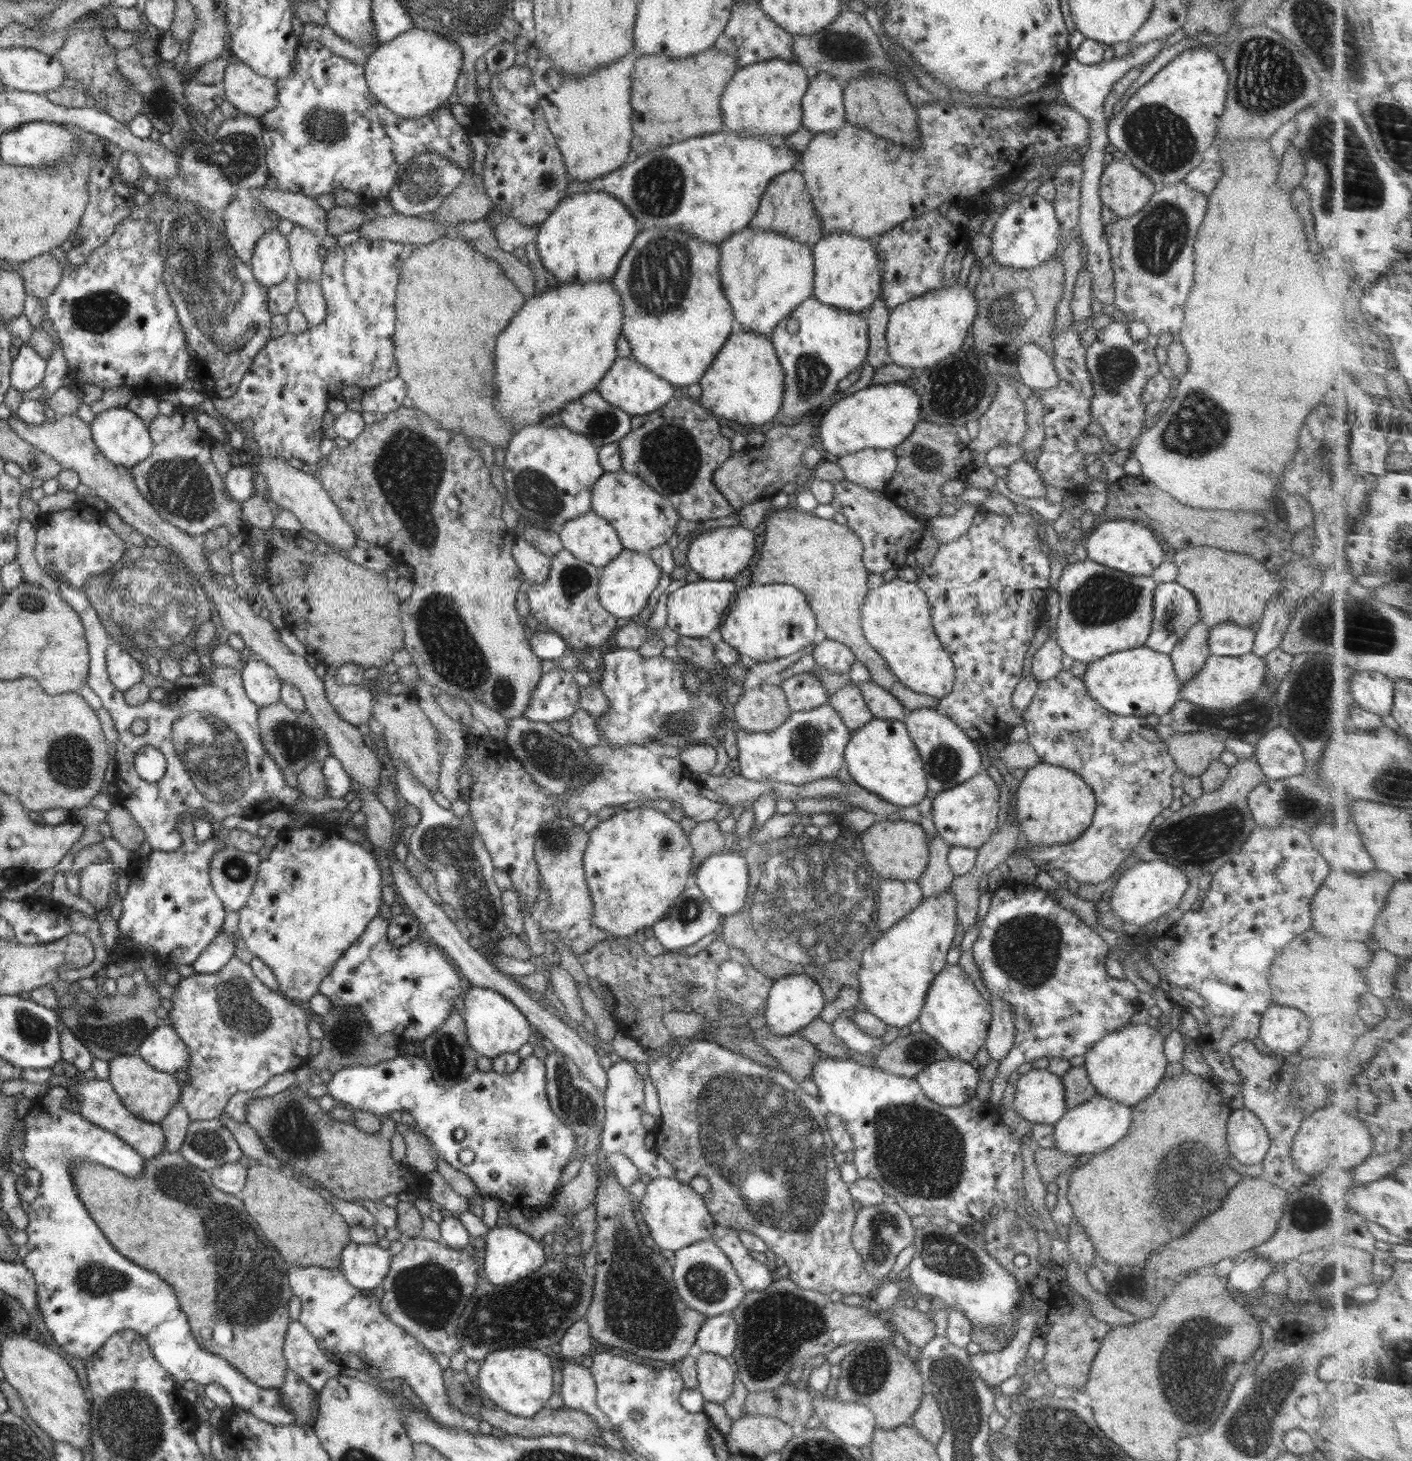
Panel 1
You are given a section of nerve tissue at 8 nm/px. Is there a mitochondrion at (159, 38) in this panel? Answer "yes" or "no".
no

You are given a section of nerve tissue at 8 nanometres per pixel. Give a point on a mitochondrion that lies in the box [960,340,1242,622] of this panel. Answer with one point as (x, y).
(1197, 425)

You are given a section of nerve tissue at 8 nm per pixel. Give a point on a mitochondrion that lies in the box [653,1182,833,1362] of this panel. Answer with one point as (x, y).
(705, 1284)

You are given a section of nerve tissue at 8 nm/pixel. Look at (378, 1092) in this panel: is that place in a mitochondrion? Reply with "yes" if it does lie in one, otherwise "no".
no

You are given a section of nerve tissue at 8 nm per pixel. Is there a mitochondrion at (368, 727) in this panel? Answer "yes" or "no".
no

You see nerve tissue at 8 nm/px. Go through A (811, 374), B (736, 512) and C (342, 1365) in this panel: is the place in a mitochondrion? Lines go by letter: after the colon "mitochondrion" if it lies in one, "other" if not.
A: mitochondrion
B: other
C: other

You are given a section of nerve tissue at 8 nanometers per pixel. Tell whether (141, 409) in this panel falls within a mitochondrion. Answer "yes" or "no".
no

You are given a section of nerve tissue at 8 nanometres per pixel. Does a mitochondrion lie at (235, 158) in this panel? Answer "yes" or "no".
yes

